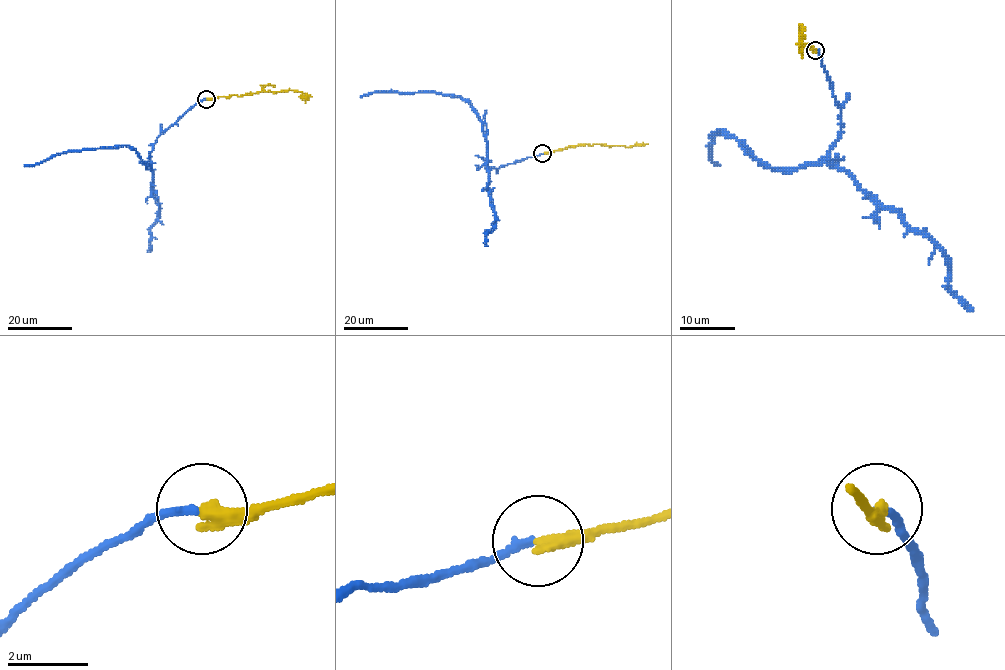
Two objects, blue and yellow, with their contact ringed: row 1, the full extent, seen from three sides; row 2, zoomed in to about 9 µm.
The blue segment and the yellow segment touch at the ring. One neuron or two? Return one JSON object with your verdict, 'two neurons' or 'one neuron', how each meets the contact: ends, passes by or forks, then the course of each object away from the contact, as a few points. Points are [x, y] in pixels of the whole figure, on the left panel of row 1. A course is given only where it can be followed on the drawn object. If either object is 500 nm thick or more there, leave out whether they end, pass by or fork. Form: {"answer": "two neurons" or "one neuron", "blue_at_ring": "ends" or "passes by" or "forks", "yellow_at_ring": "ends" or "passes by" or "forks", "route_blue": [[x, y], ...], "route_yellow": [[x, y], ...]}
{"answer": "one neuron", "blue_at_ring": "ends", "yellow_at_ring": "ends", "route_blue": [[206, 98], [197, 102], [159, 135], [150, 153], [149, 168], [134, 149], [125, 145], [68, 150], [24, 165]], "route_yellow": [[206, 98], [295, 90], [302, 94], [305, 102]]}

